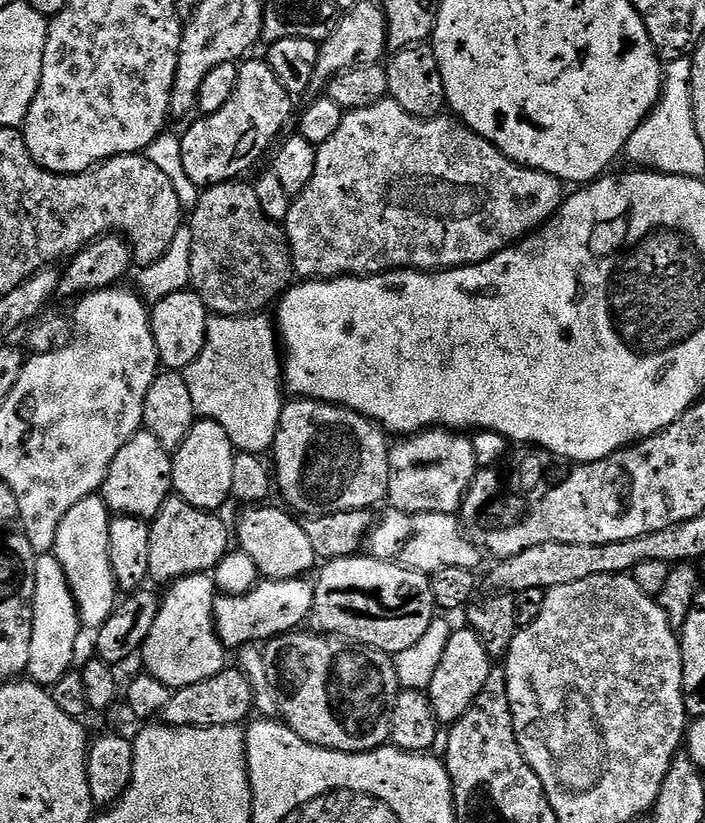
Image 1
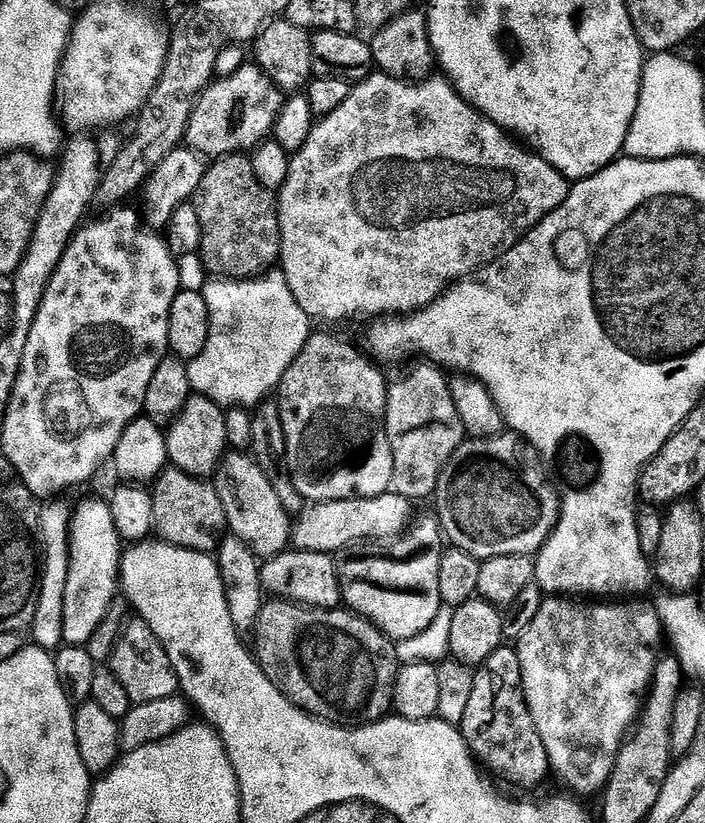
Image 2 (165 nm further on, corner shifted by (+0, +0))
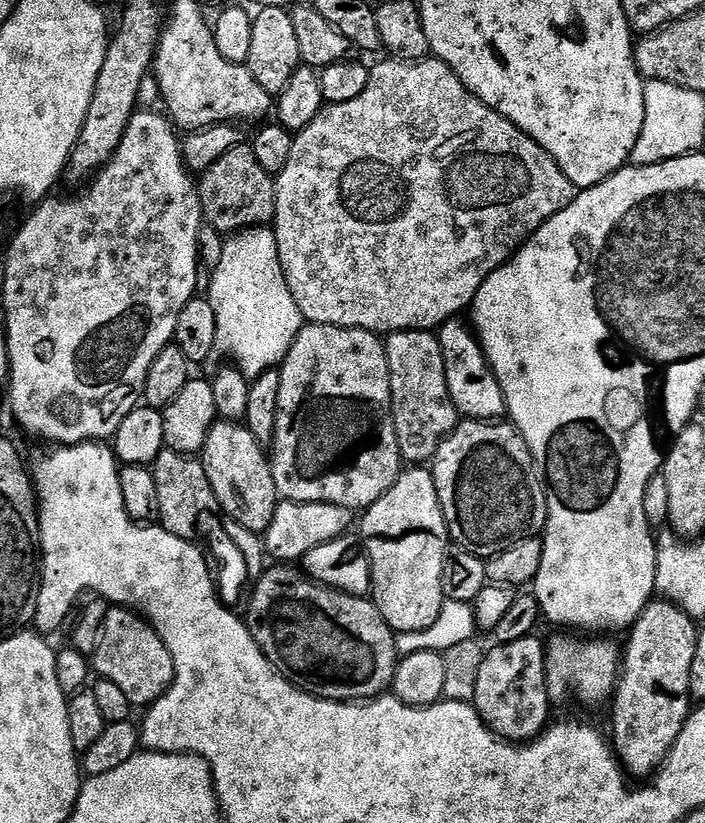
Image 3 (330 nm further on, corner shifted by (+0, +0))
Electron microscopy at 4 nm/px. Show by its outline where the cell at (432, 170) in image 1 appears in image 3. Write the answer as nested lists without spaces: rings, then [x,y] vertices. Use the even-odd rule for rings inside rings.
[[[435,58],[426,60],[387,59],[388,60],[382,61],[377,68],[373,67],[371,71],[369,71],[366,90],[362,90],[362,94],[358,94],[358,98],[350,98],[350,102],[342,102],[341,104],[328,104],[321,108],[320,113],[314,118],[314,122],[310,122],[310,126],[306,126],[300,132],[295,133],[292,141],[292,149],[290,150],[290,162],[286,162],[284,169],[275,177],[276,219],[274,221],[274,231],[278,238],[278,258],[282,266],[282,274],[286,278],[286,286],[290,286],[290,294],[294,294],[294,302],[298,302],[298,310],[309,324],[329,324],[330,326],[338,326],[339,328],[361,328],[367,332],[375,332],[377,334],[439,329],[440,325],[445,324],[447,320],[459,317],[461,313],[463,313],[460,311],[462,311],[463,308],[465,311],[465,309],[471,305],[472,299],[476,297],[478,290],[482,286],[482,282],[486,282],[486,278],[491,272],[507,264],[508,261],[532,239],[532,235],[534,235],[547,220],[554,218],[554,214],[566,210],[566,206],[570,206],[578,195],[578,189],[570,182],[570,178],[566,178],[566,174],[562,174],[558,162],[554,162],[554,158],[551,154],[542,146],[538,146],[538,142],[531,140],[523,130],[510,123],[502,114],[498,114],[493,108],[483,104],[481,100],[456,77],[454,70],[450,70],[448,64],[443,64],[440,60]]]

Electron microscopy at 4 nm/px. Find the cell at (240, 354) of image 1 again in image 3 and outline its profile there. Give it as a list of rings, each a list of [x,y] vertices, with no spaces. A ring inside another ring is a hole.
[[[271,227],[244,228],[241,232],[231,233],[224,241],[222,262],[211,273],[211,284],[206,293],[210,306],[214,306],[214,318],[218,322],[216,342],[219,351],[233,356],[235,367],[243,376],[255,378],[270,368],[283,364],[290,346],[298,338],[306,321],[286,286],[282,266],[278,258],[278,238]]]

